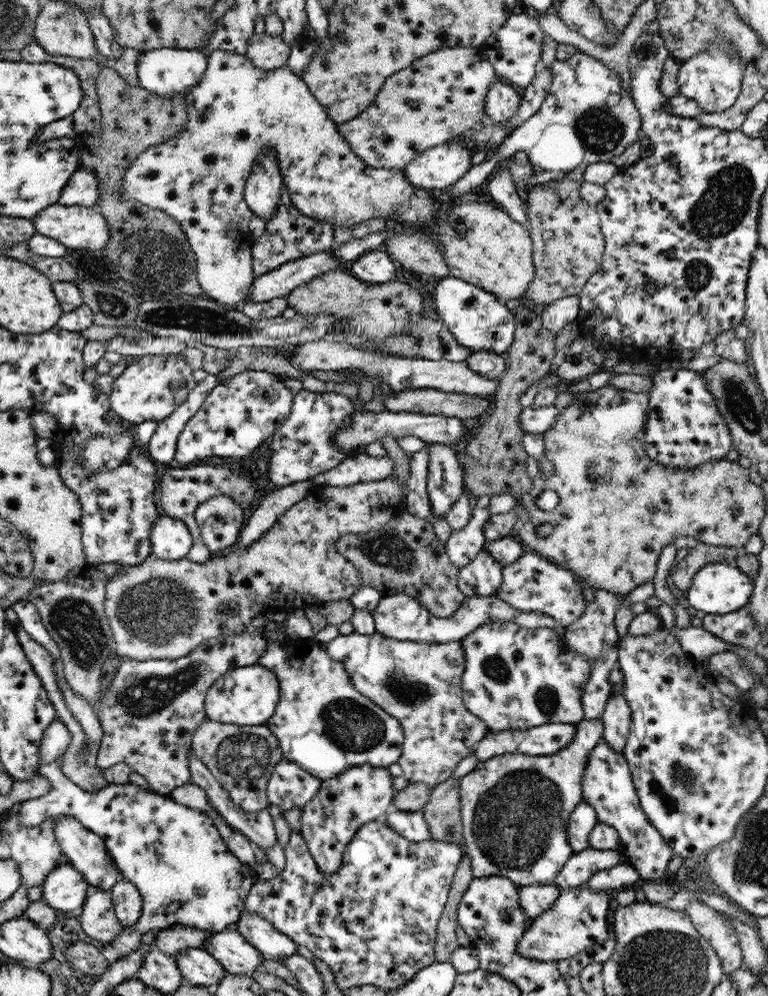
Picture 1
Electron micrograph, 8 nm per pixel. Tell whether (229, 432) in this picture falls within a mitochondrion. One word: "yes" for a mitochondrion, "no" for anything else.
no

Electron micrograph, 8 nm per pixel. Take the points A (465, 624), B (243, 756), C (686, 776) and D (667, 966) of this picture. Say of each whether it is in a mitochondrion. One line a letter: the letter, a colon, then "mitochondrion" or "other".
A: other
B: mitochondrion
C: mitochondrion
D: mitochondrion

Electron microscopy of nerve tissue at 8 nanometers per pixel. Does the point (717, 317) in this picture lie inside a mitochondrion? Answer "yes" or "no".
no

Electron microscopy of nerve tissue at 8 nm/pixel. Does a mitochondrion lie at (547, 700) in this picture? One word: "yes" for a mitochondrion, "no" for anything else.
yes

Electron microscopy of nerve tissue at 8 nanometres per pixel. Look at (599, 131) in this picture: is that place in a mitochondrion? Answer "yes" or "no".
yes

